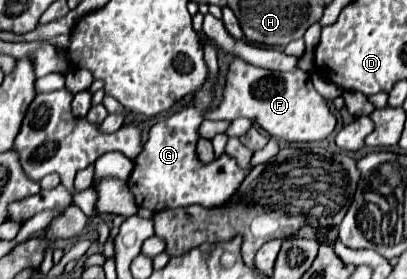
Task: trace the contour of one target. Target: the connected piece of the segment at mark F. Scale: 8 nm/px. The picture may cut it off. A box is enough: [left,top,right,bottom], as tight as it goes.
[209,58,337,142]

